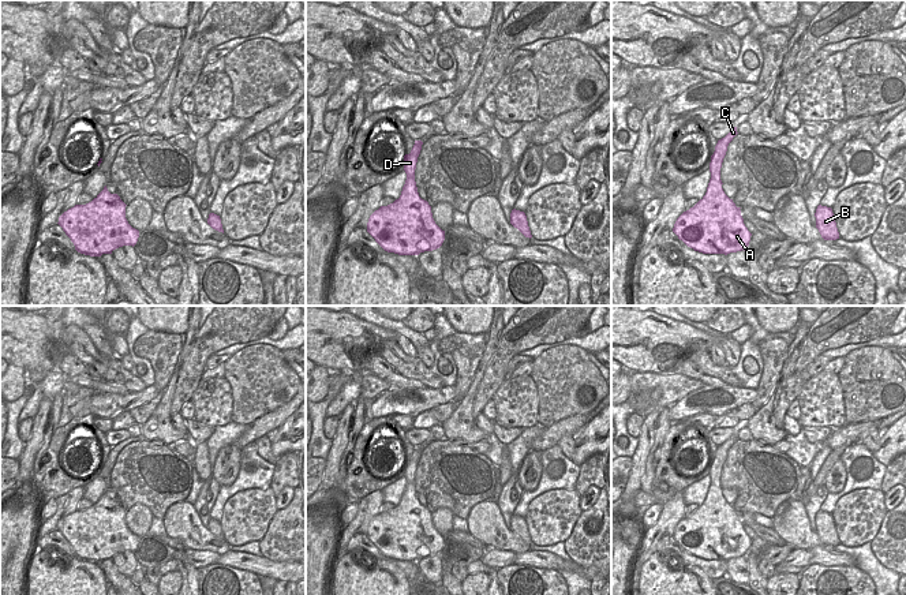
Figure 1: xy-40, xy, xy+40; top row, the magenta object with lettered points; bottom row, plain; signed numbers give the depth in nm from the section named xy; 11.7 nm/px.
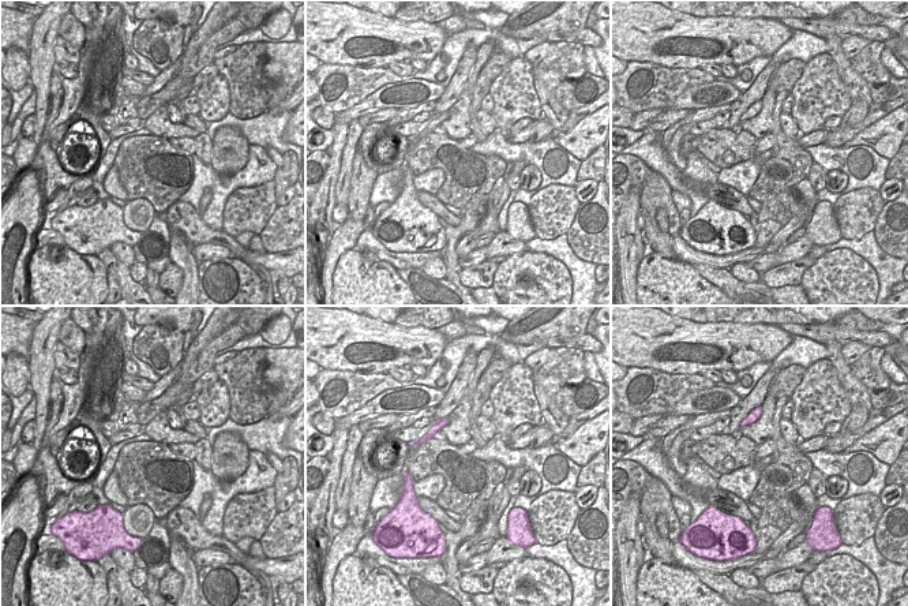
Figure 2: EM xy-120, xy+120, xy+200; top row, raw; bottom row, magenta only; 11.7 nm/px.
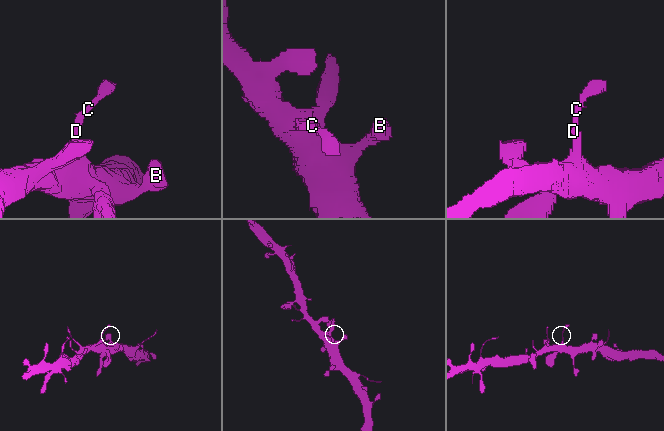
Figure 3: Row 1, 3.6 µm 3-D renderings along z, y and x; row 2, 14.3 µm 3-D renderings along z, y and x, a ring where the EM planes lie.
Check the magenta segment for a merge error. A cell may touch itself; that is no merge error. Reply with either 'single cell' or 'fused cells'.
single cell

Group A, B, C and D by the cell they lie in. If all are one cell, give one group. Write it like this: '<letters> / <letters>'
A B C D

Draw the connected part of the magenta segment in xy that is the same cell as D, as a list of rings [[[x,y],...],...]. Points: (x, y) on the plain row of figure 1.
[[[415,446],[411,459],[404,461],[407,486],[400,504],[381,512],[367,528],[367,538],[388,558],[419,561],[439,554],[445,546],[445,536],[435,529],[431,512],[419,502],[415,487],[422,450]]]

